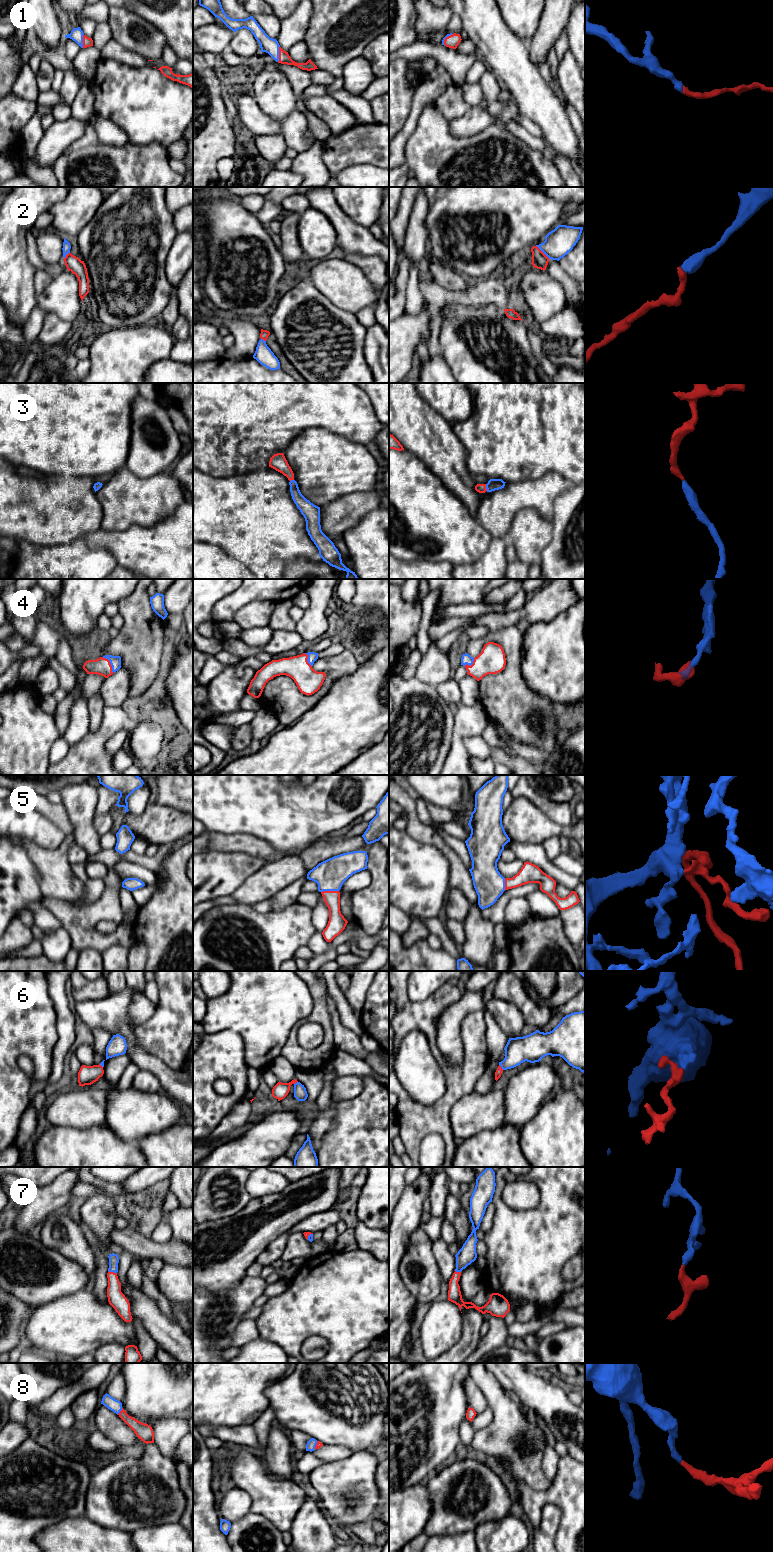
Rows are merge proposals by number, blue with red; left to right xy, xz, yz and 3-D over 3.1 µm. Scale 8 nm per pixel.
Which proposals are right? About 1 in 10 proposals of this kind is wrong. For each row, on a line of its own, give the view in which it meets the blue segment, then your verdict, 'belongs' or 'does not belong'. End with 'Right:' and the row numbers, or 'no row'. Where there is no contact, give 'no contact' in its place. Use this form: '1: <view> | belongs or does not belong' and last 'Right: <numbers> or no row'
1: xz | belongs
2: yz | belongs
3: yz | belongs
4: xy | belongs
5: xz | belongs
6: yz | belongs
7: xy | belongs
8: xy | belongs
Right: 1, 2, 3, 4, 5, 6, 7, 8

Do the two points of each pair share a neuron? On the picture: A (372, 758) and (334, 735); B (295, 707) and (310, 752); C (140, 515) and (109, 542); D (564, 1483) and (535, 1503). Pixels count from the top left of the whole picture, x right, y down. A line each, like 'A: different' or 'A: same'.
A: different
B: different
C: different
D: same

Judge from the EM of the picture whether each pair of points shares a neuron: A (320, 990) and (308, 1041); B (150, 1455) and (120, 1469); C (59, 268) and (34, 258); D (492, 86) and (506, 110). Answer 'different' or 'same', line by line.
A: different
B: same
C: same
D: same

